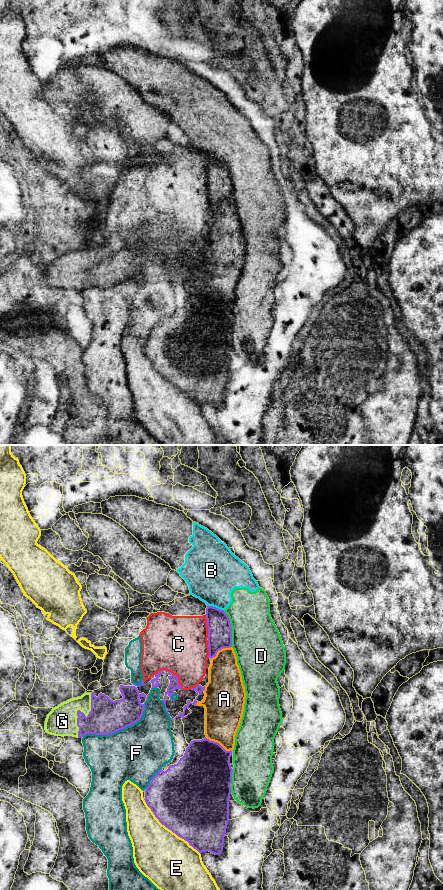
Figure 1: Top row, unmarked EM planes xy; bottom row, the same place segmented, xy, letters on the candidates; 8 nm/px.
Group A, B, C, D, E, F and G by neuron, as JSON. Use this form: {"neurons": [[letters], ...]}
{"neurons": [["A"], ["B", "D"], ["C", "F"], ["E"], ["G"]]}

